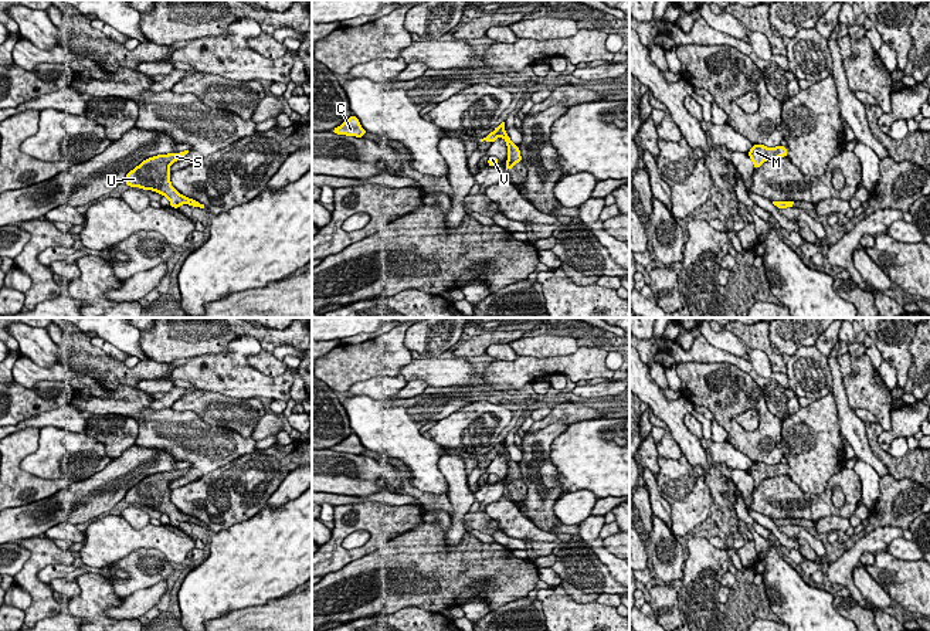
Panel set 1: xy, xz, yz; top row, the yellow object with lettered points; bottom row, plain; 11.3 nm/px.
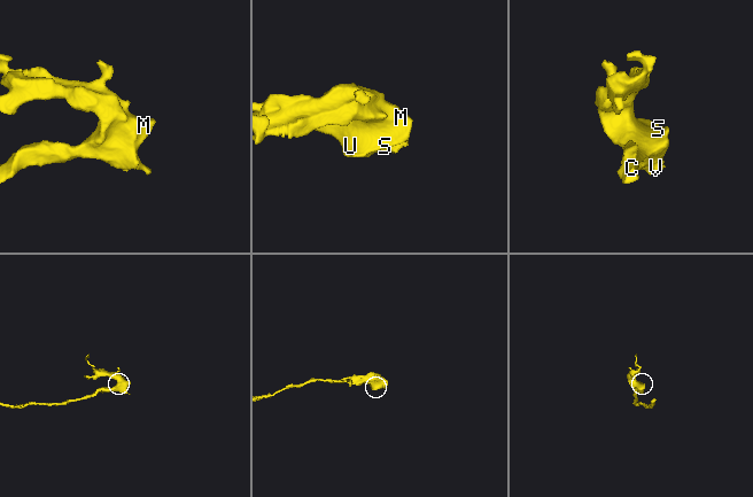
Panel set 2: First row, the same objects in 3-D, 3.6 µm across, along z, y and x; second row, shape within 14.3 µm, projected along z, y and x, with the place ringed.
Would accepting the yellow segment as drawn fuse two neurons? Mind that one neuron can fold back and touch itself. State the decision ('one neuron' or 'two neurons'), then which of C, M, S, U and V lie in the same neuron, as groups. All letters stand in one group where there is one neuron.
one neuron; groups C M S U V

